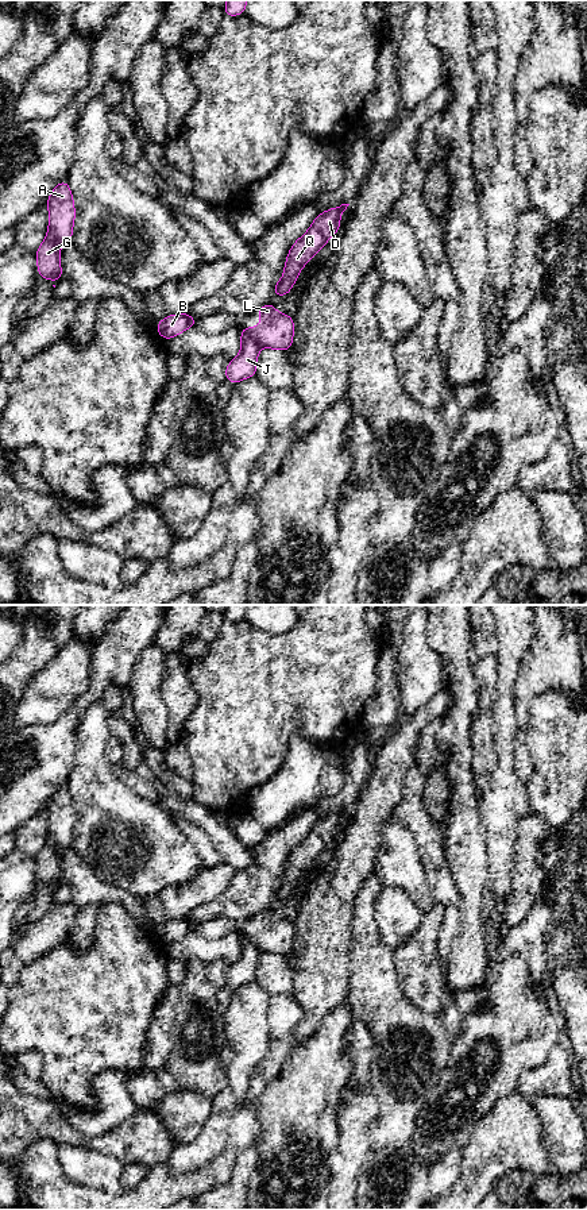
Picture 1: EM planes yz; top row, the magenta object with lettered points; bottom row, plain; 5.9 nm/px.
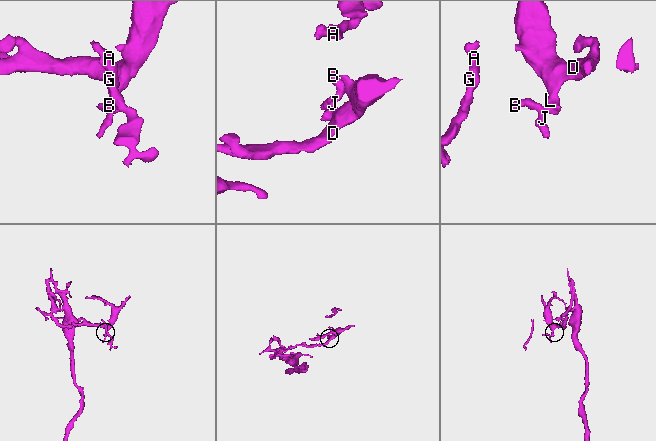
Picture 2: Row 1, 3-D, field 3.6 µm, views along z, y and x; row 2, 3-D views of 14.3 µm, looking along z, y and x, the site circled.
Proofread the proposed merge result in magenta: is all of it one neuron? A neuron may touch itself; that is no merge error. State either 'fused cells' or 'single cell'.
fused cells

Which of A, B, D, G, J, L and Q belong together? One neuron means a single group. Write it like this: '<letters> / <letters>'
A B G J / D L Q

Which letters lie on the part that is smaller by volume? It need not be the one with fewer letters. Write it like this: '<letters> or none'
A, B, G, J

